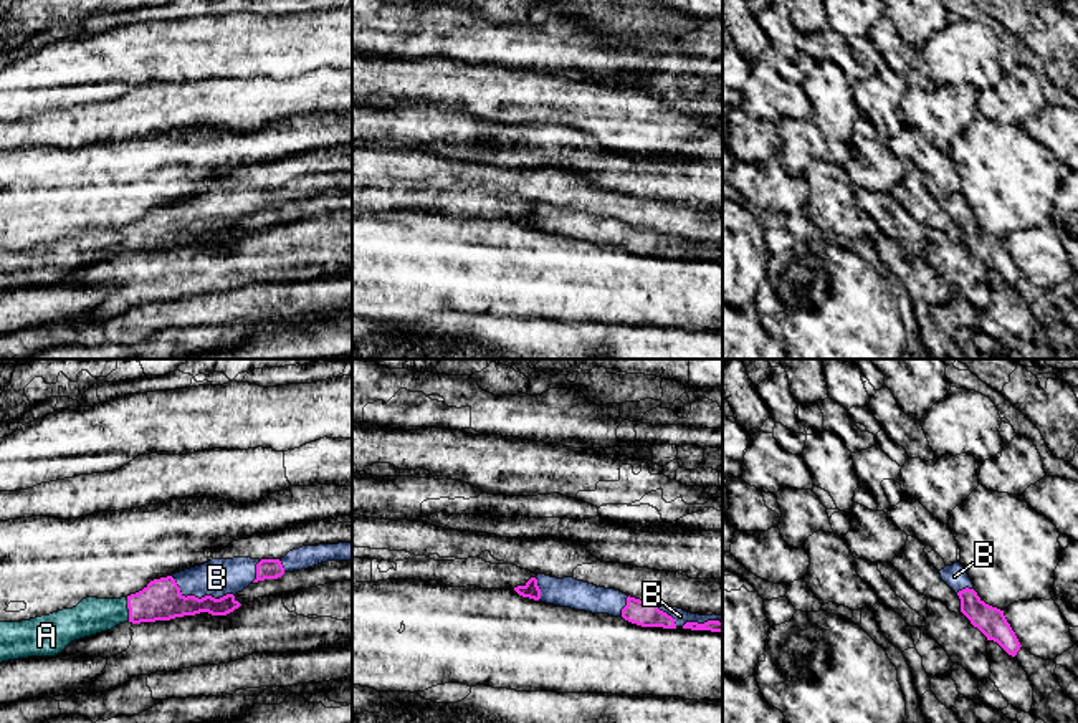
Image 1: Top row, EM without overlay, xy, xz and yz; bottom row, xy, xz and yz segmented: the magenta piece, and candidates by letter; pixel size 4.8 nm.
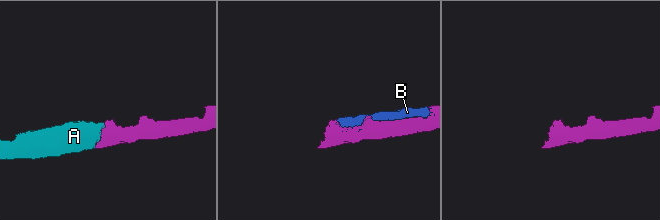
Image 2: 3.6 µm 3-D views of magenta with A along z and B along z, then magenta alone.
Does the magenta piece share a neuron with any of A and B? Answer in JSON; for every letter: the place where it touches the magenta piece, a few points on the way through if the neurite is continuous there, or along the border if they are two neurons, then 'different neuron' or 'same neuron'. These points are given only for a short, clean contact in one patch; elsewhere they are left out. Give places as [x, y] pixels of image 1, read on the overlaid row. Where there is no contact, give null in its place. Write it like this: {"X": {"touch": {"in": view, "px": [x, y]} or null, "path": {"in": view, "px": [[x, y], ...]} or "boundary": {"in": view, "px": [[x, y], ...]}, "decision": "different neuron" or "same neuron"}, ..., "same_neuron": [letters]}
{"A": {"touch": {"in": "xy", "px": [128, 608]}, "decision": "same neuron"}, "B": {"touch": {"in": "xy", "px": [202, 598]}, "decision": "same neuron"}, "same_neuron": ["A", "B"]}

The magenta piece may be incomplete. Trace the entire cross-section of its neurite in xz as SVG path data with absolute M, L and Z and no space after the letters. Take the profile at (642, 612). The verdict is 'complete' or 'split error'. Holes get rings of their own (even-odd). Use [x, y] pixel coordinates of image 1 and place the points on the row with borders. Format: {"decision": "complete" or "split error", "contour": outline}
{"decision": "split error", "contour": "M537 574L524 586L514 587L514 591L522 597L546 604L622 617L642 627L683 627L691 630L723 632L723 614L691 614L678 607L655 604L653 601L640 601L615 589L597 587L574 577L557 579Z"}

